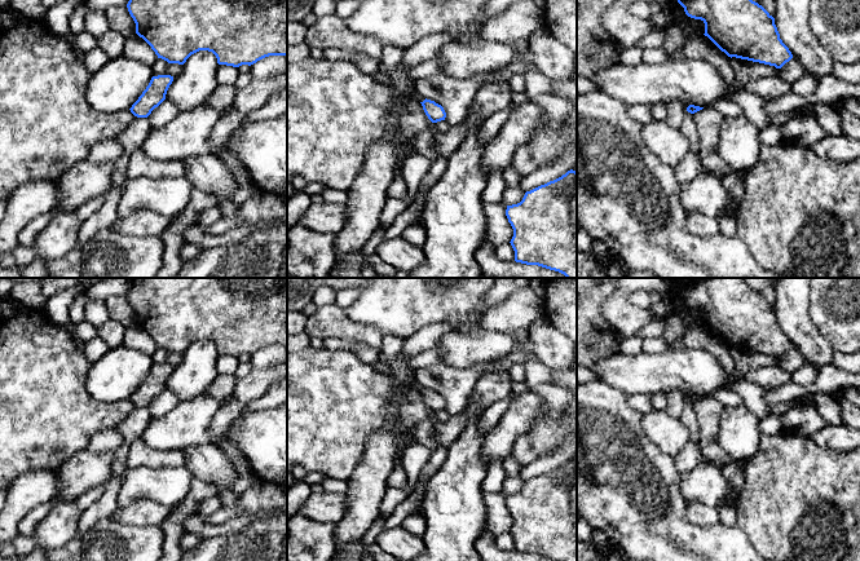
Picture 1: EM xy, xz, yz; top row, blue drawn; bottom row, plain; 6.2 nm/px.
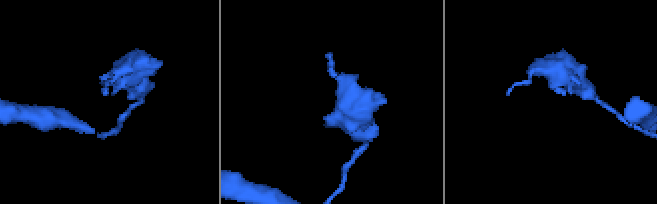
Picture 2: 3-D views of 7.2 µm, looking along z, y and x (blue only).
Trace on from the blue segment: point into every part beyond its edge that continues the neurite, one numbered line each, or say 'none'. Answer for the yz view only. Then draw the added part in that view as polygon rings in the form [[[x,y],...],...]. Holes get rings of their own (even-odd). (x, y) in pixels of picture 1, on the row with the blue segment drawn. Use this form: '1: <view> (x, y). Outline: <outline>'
none

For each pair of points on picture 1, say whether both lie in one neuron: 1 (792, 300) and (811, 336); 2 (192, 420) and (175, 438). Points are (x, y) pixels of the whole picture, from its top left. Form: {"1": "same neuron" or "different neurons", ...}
{"1": "same neuron", "2": "same neuron"}

